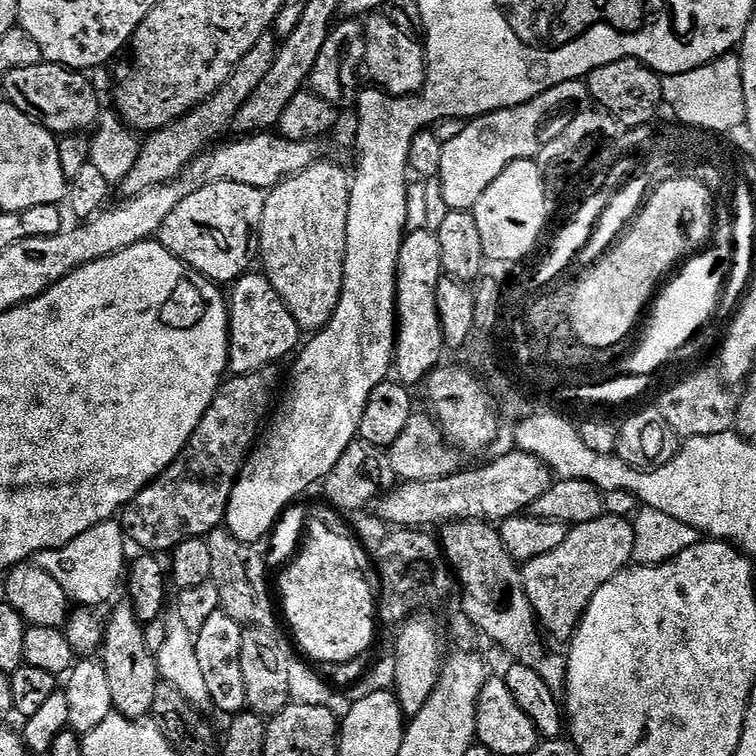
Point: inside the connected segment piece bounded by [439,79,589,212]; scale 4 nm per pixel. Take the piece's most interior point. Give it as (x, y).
(471, 159)

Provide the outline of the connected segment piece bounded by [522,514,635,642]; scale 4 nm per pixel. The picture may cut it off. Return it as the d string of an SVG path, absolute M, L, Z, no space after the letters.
M605 514L594 518L594 522L569 527L566 539L550 550L550 554L542 554L542 558L534 558L523 565L524 589L530 598L530 606L549 637L571 641L594 594L633 563L634 538L631 519Z

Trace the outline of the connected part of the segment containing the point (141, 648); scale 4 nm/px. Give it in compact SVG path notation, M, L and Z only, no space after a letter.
M121 602L104 624L104 638L98 656L110 682L113 709L131 720L143 720L154 706L154 690L162 683L156 657L144 641L144 625L136 619L131 604Z

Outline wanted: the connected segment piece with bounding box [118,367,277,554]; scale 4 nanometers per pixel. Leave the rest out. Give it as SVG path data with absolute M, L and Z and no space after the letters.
M275 367L259 368L257 372L232 376L221 383L220 391L210 402L206 414L202 414L198 430L190 434L182 454L119 513L118 523L131 543L133 540L148 554L168 554L183 540L207 538L224 524L230 494L273 407L276 371Z

